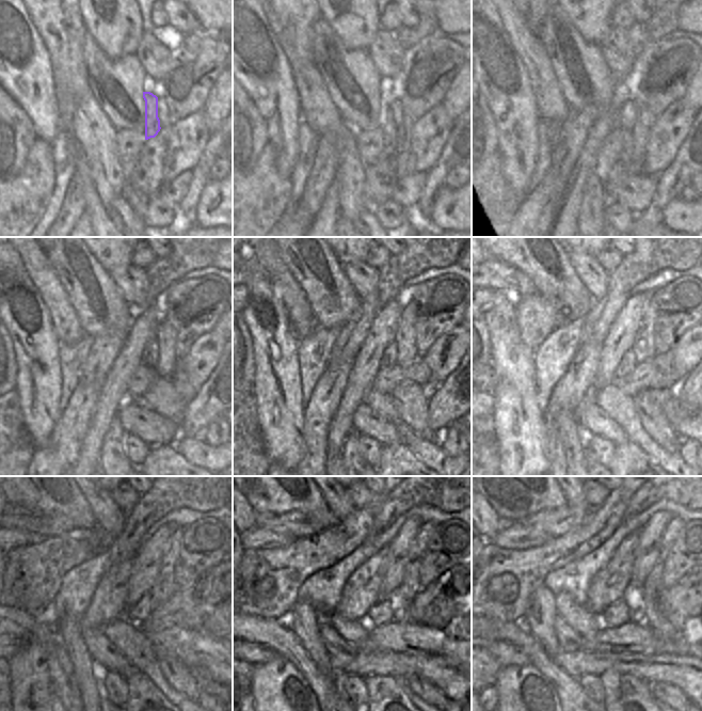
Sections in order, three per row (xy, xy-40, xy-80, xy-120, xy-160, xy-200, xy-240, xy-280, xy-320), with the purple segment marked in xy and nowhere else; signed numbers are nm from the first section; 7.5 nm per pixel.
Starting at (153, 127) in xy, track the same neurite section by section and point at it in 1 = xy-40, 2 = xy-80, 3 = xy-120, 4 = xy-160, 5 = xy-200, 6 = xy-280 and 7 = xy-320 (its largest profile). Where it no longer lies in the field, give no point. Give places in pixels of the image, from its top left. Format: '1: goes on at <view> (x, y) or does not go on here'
1: goes on at xy-40 (387, 124)
2: goes on at xy-80 (628, 146)
3: goes on at xy-120 (170, 404)
4: goes on at xy-160 (411, 405)
5: goes on at xy-200 (649, 404)
6: goes on at xy-280 (427, 691)
7: goes on at xy-320 (665, 692)

